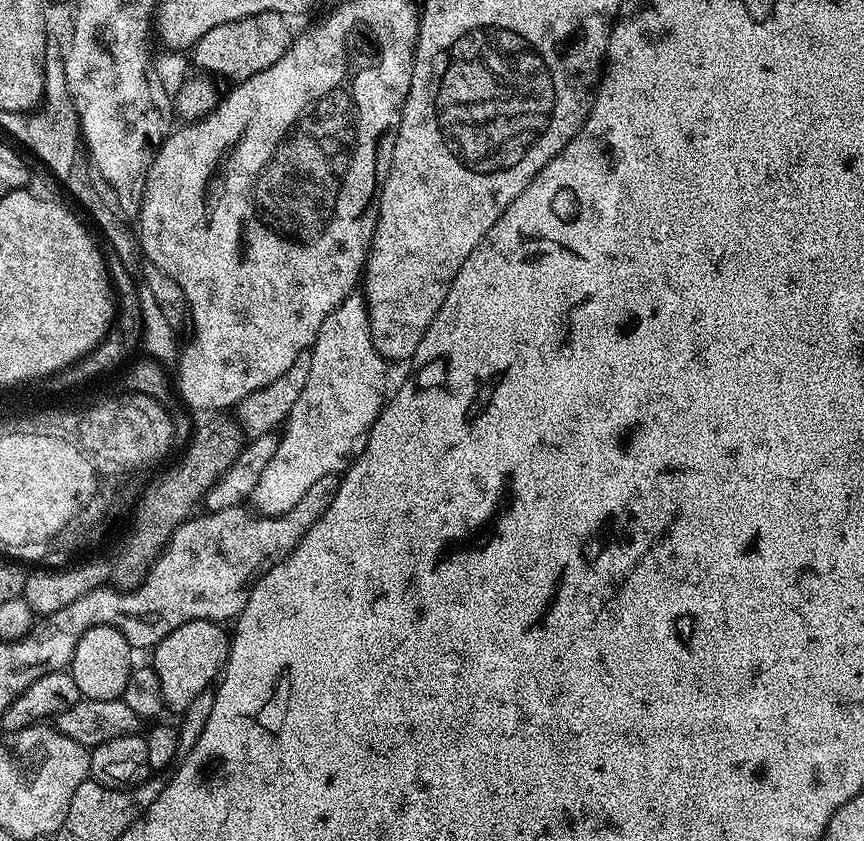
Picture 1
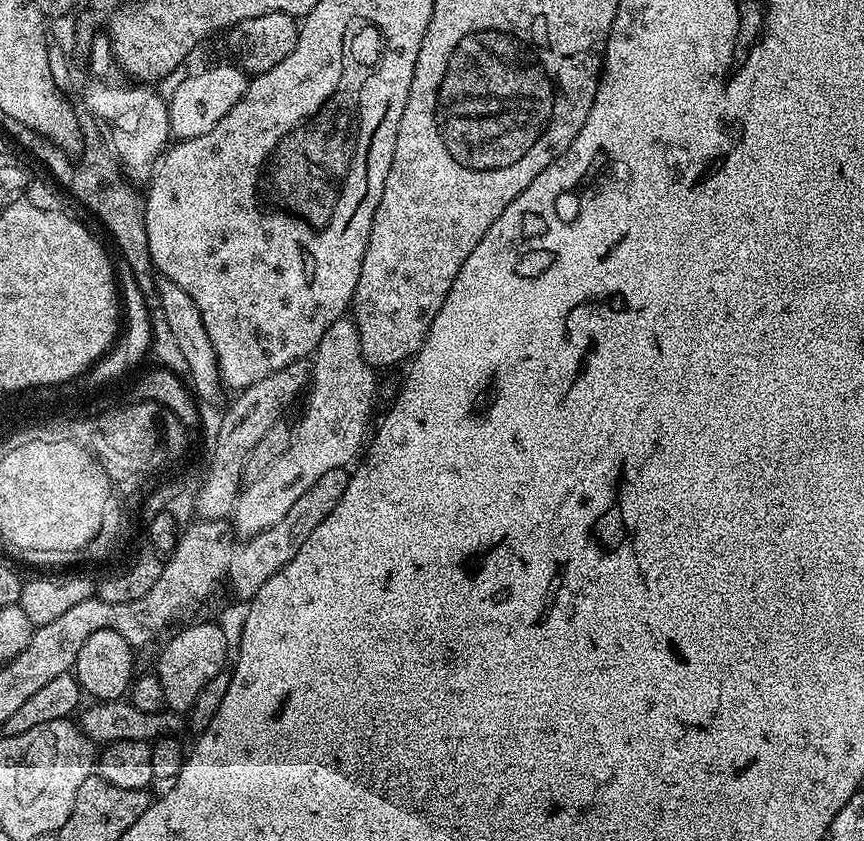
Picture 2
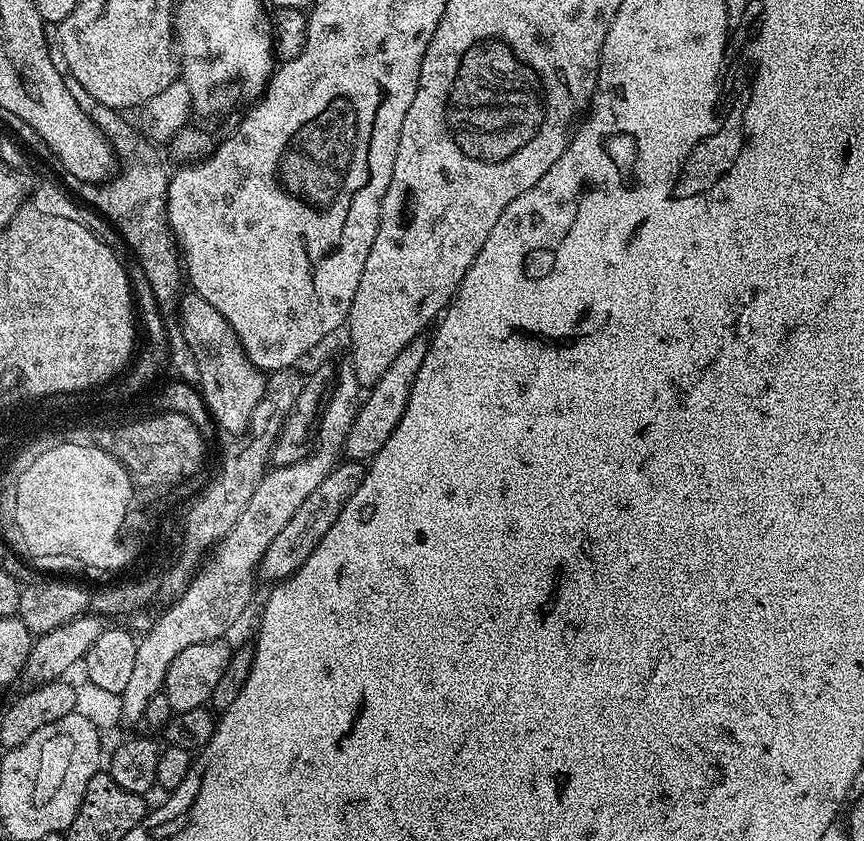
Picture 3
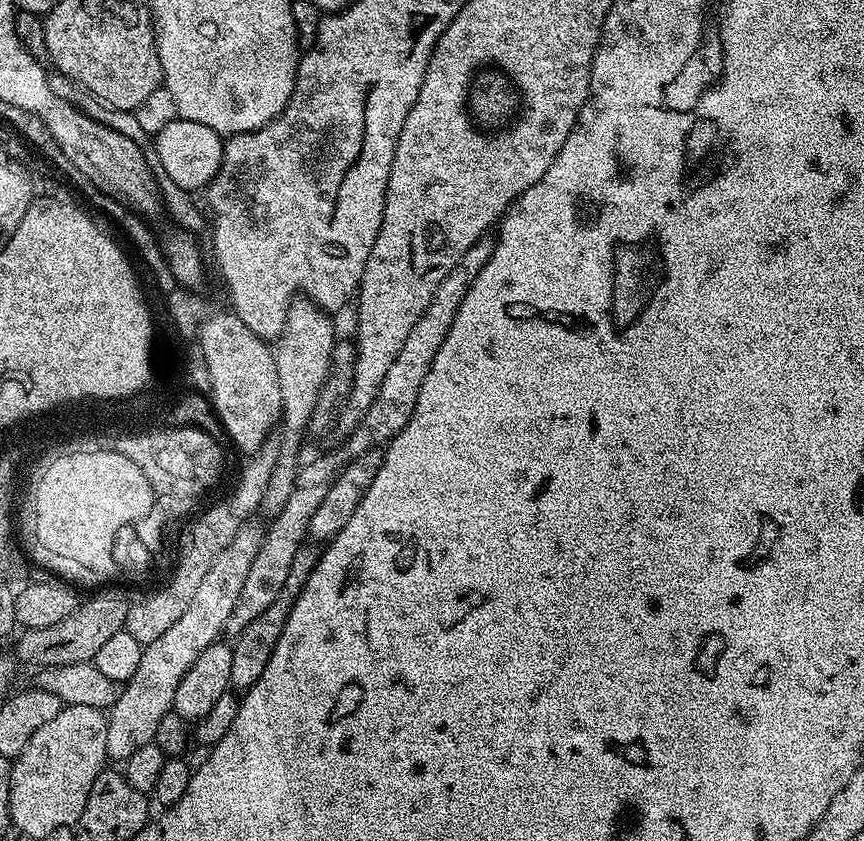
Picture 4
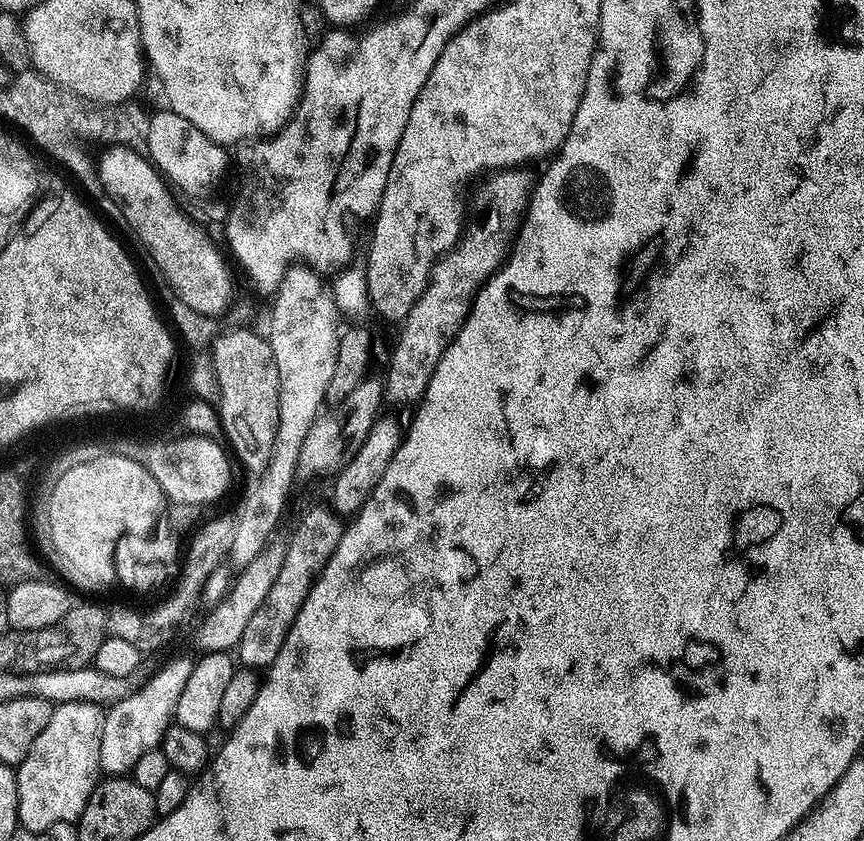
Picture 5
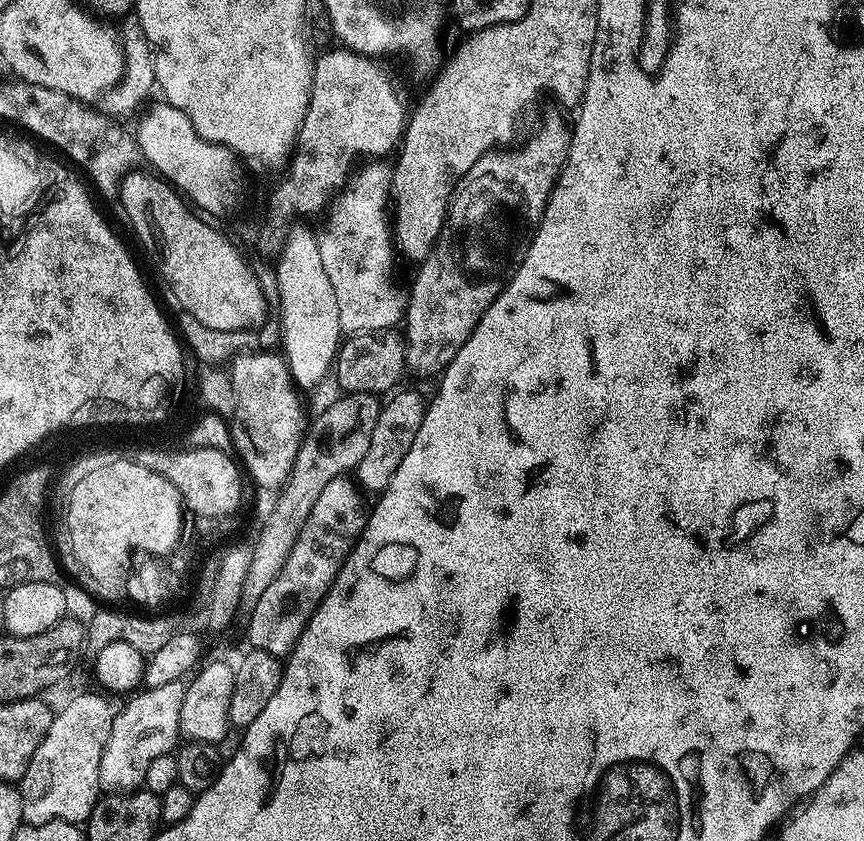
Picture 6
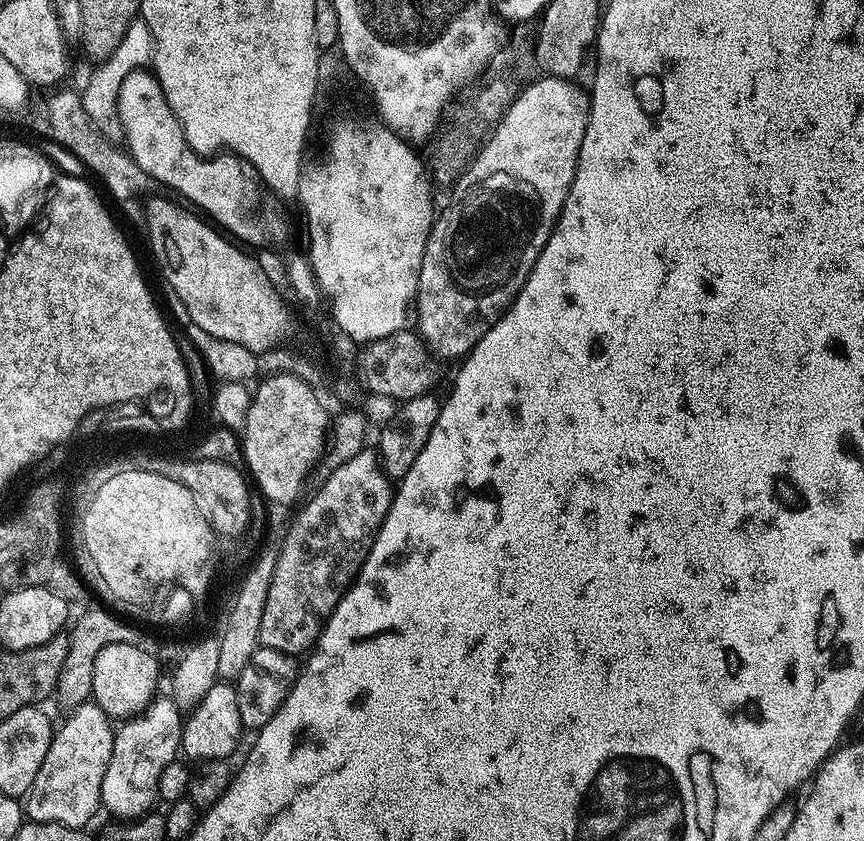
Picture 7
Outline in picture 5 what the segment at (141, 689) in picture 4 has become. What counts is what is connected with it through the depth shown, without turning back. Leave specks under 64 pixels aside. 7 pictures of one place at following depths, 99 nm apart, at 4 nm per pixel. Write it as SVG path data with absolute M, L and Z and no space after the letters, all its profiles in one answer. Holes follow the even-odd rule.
M186 656L170 661L153 673L142 690L130 694L130 698L105 711L100 751L100 767L105 773L131 773L132 767L138 758L142 758L142 754L146 754L146 750L160 746L166 730L174 723L178 698L182 698L182 690L186 690L193 663L193 659Z

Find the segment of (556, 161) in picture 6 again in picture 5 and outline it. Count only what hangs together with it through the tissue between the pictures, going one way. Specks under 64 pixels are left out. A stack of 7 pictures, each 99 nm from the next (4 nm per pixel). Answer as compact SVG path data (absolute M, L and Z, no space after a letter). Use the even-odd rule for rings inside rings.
M500 170L489 176L492 177L472 196L472 208L470 204L470 215L460 239L437 260L428 275L424 293L402 321L404 329L396 340L396 349L388 364L388 377L382 380L389 401L415 405L424 399L424 391L428 389L438 362L466 322L472 300L495 272L504 267L505 260L512 253L512 245L520 233L528 202L532 199L534 180L524 170Z

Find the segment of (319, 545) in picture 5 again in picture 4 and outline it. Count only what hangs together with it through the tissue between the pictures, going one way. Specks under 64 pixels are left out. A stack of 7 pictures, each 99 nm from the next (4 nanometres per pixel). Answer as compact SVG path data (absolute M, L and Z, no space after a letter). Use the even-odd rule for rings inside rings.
M301 546L294 554L294 562L290 566L290 574L286 578L286 586L282 586L282 594L250 622L242 631L235 633L234 643L232 644L232 661L230 662L230 685L233 689L247 690L252 687L258 678L262 678L262 670L266 670L266 662L270 662L270 654L274 654L274 646L278 638L282 636L282 630L286 626L286 618L290 614L292 604L298 598L298 594L304 589L308 582L308 575L314 570L318 559L317 549Z

